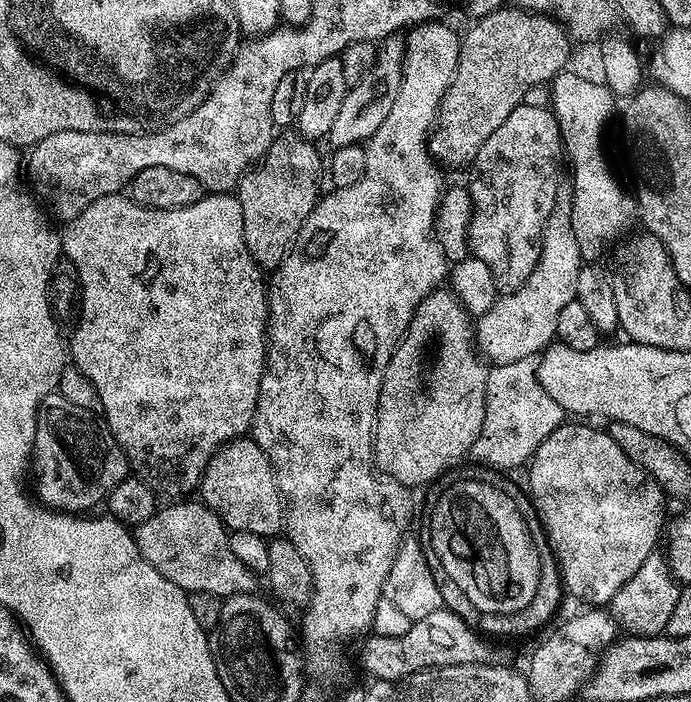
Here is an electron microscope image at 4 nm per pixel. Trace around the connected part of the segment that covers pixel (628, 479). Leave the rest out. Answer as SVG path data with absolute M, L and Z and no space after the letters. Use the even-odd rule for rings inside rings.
M565 422L560 425L560 427L555 428L552 433L550 434L550 438L546 438L546 442L542 442L542 446L538 446L538 450L536 453L532 456L530 463L527 465L526 471L528 471L528 488L530 491L532 491L532 504L534 507L536 507L536 512L538 515L540 515L540 520L542 523L542 531L545 532L545 534L548 535L548 545L552 548L552 553L556 556L556 563L560 566L560 578L564 581L564 587L566 589L567 595L569 597L571 596L577 596L580 600L585 600L585 605L588 606L608 606L611 605L612 599L614 598L614 594L618 594L618 590L622 590L622 586L626 586L626 582L630 582L630 578L634 578L634 574L638 574L638 566L642 566L642 562L646 562L646 558L650 558L654 553L657 551L656 543L660 540L660 531L665 531L666 528L666 522L664 526L664 499L666 499L666 493L663 488L660 487L660 484L656 479L650 475L648 475L647 472L644 471L644 469L637 466L634 461L632 461L630 458L626 458L626 453L623 452L621 448L618 446L618 442L614 442L614 438L610 438L610 434L608 431L606 431L603 427L601 428L591 428L591 423L588 422L572 422L576 424L571 424L571 422Z

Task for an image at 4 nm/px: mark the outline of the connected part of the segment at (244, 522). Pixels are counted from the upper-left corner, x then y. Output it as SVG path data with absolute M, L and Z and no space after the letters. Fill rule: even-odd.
M251 438L232 441L216 452L200 479L198 496L210 510L220 515L220 521L231 531L249 532L265 538L279 537L285 531L286 505L280 488L276 485L276 473L272 471L270 458Z

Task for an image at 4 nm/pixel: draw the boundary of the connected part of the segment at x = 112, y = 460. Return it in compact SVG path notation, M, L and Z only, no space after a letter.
M53 394L36 411L35 472L41 501L62 512L84 514L95 509L95 504L103 505L130 469L126 454L103 419Z

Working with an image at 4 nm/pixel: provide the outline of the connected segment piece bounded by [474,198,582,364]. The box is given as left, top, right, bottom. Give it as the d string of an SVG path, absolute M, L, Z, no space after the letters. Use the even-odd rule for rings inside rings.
M561 198L544 227L540 257L524 287L517 292L503 293L494 306L475 321L474 334L483 355L496 364L505 364L543 353L557 339L558 314L562 314L566 302L576 299L581 267L578 244L571 230L571 203Z

